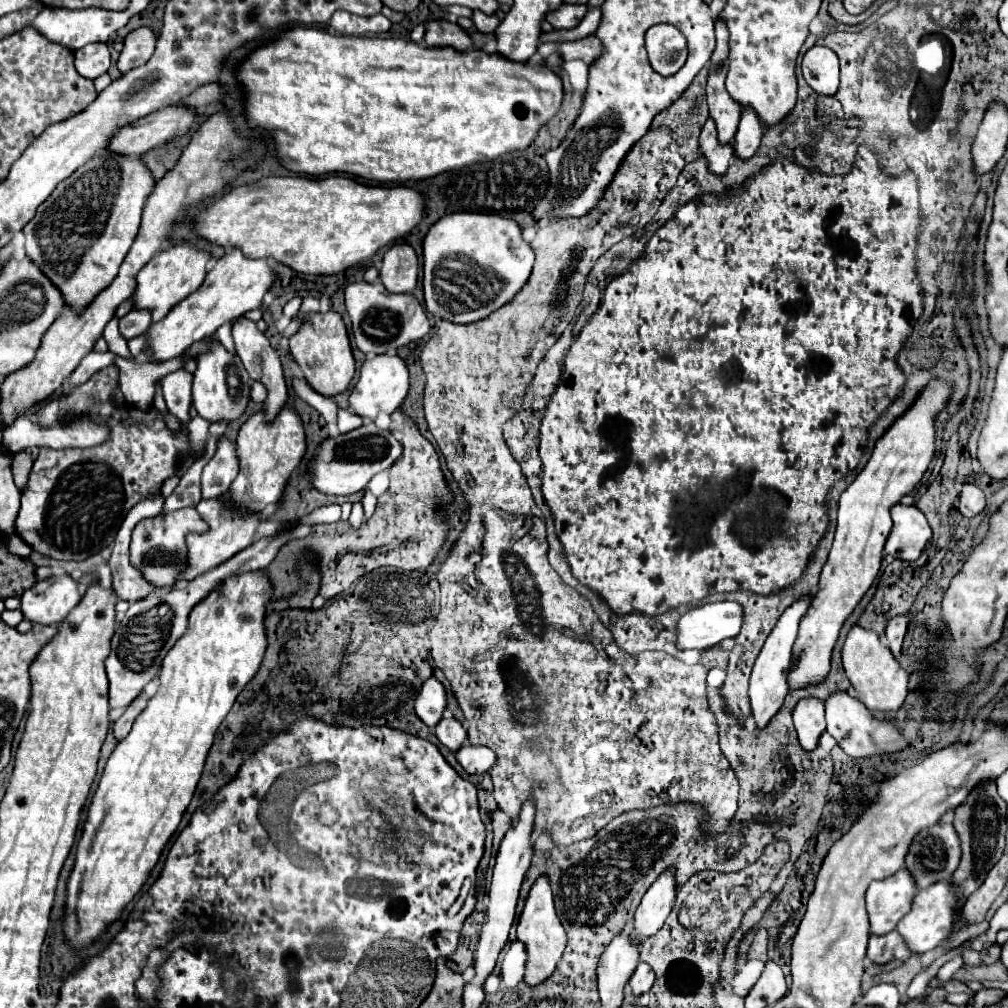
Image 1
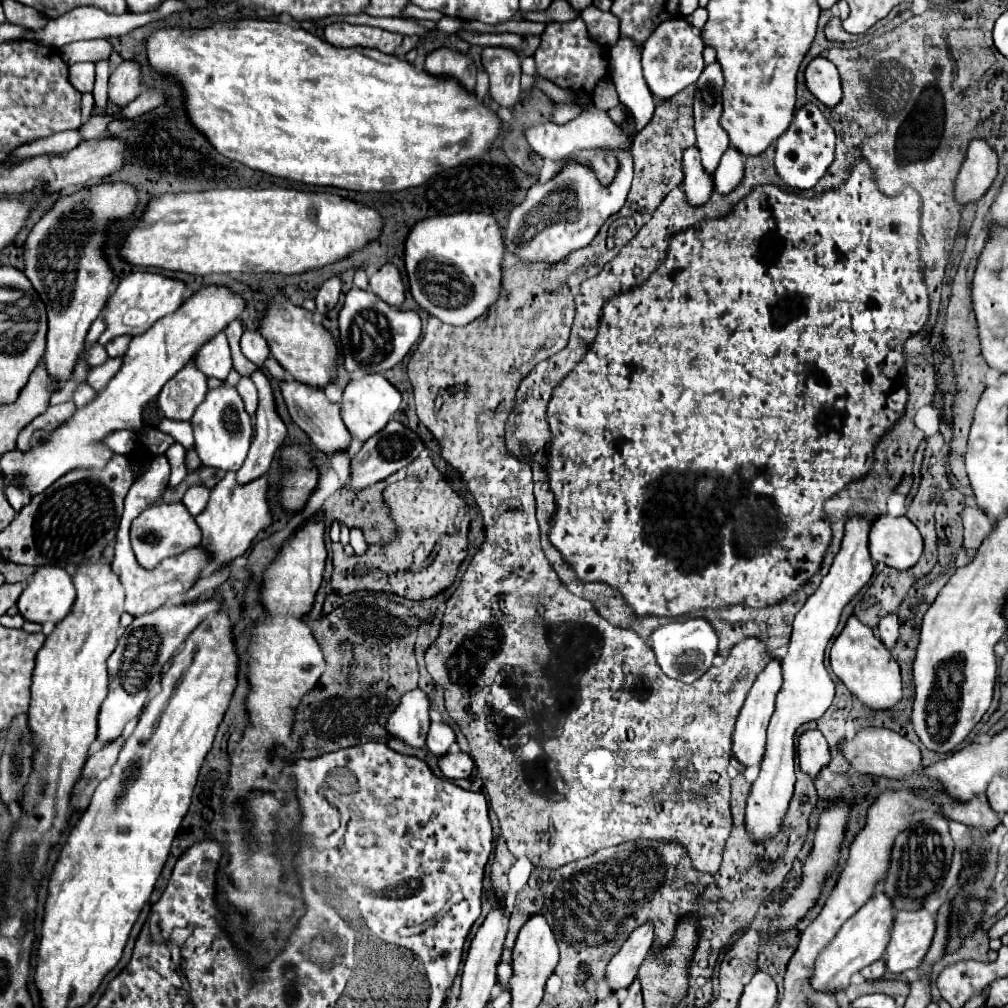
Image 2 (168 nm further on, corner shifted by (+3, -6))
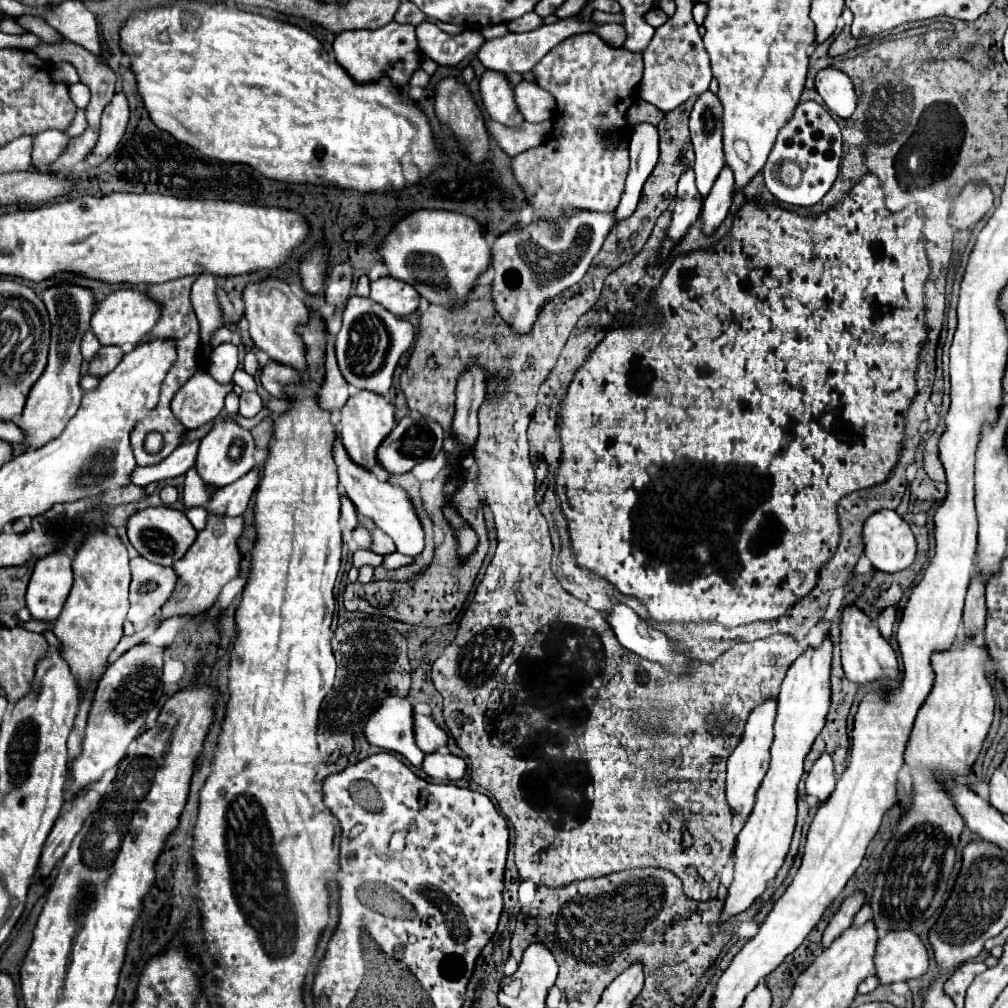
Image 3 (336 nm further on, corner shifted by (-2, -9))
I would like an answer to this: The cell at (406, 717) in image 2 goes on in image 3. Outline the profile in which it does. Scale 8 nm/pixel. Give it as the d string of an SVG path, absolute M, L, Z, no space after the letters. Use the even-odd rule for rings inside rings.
M389 696L361 726L365 740L371 746L399 752L413 766L425 758L425 754L415 746L413 738L413 708L405 698Z

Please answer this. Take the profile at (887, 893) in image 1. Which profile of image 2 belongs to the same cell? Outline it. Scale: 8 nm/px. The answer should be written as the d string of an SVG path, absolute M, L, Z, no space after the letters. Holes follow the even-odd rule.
M876 893L856 915L852 915L842 925L832 943L818 955L816 969L810 979L812 987L816 987L818 991L844 991L854 971L860 971L882 957L892 933L892 925L894 925L892 899L886 893Z

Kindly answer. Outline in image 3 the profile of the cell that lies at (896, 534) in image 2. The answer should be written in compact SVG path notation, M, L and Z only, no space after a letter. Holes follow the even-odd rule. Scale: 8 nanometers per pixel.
M879 510L863 526L865 556L875 570L899 572L915 560L915 536L909 524L893 510Z

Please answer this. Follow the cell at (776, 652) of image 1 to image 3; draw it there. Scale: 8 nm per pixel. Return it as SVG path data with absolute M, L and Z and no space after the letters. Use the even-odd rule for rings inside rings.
M767 700L763 702L753 714L749 716L745 724L745 734L733 754L727 760L727 780L725 780L725 794L727 794L727 804L733 816L737 816L741 822L745 822L753 810L755 802L755 792L767 772L769 766L769 748L773 742L773 722L775 722L775 712L777 712L777 702Z

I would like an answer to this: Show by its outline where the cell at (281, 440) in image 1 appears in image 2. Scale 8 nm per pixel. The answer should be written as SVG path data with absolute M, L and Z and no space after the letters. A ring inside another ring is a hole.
M226 471L224 479L212 489L210 503L196 517L196 523L200 525L202 535L204 535L202 545L212 547L212 551L216 551L218 565L244 555L246 549L250 547L252 539L258 535L258 531L266 529L272 523L268 493L270 493L270 481L266 475L262 475L254 481L248 481L248 483L238 483L236 471Z

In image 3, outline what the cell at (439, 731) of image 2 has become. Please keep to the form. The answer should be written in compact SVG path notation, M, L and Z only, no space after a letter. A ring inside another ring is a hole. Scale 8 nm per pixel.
M415 714L413 716L413 732L415 732L415 742L417 746L425 752L431 754L437 748L447 744L447 734L433 722L433 718L429 716L421 716Z

